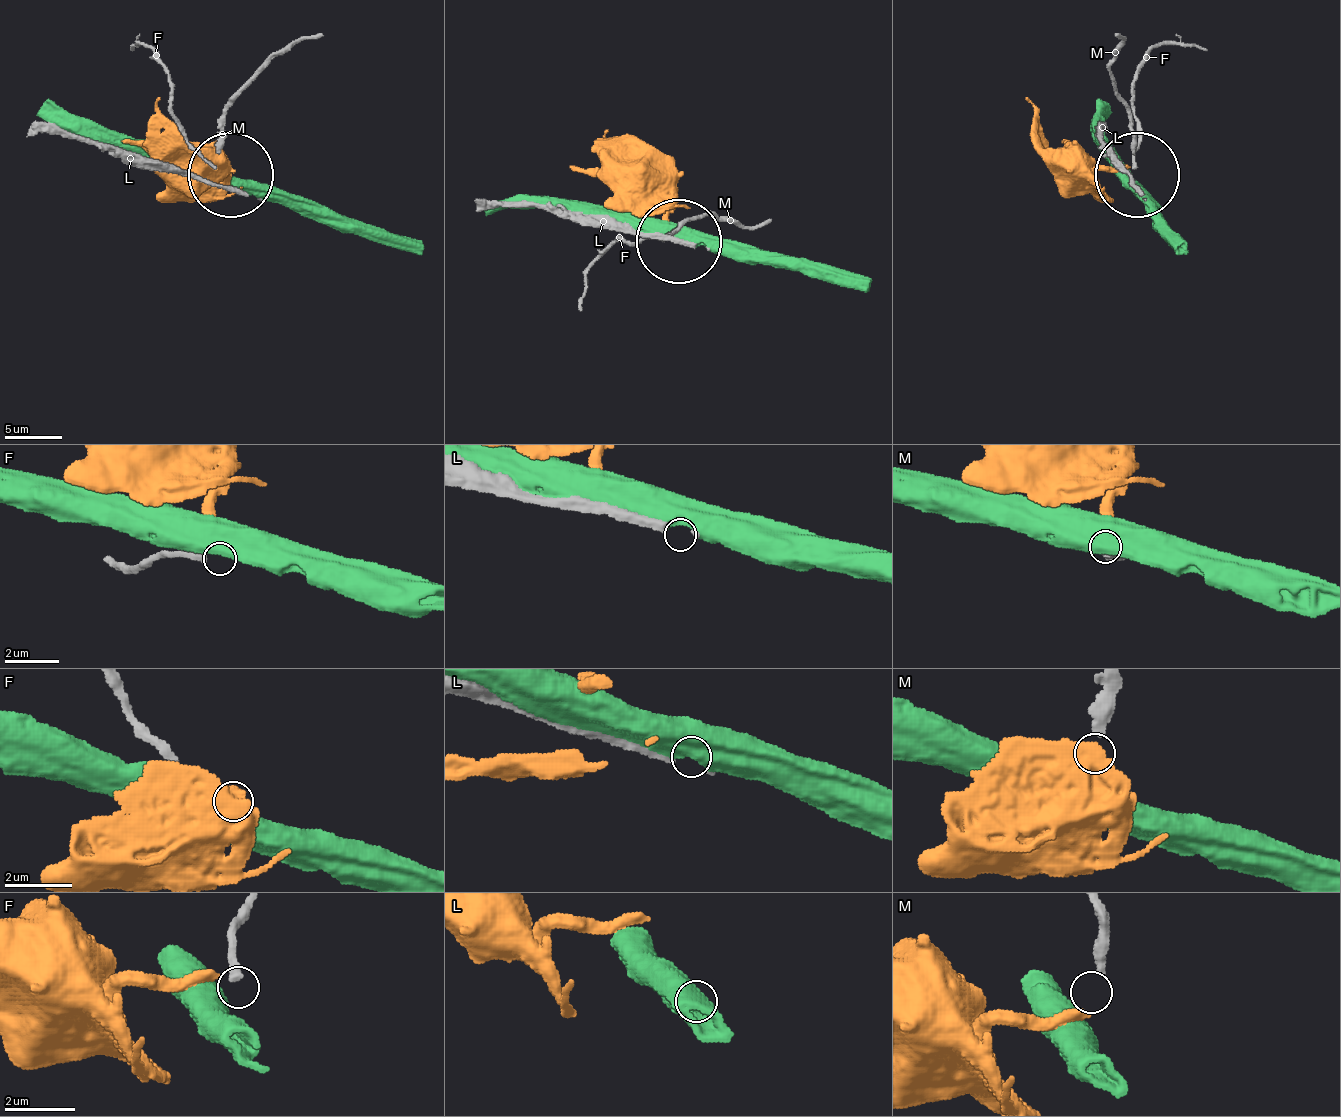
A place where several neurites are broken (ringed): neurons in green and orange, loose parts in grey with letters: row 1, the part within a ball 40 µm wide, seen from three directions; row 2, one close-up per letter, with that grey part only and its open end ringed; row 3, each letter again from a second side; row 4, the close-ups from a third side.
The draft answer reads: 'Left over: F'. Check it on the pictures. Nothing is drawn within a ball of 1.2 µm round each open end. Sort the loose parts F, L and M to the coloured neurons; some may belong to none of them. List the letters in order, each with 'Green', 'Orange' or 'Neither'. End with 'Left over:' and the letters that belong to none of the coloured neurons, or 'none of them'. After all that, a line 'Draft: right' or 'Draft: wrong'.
F: Neither
L: Neither
M: Orange
Left over: F, L
Draft: wrong

